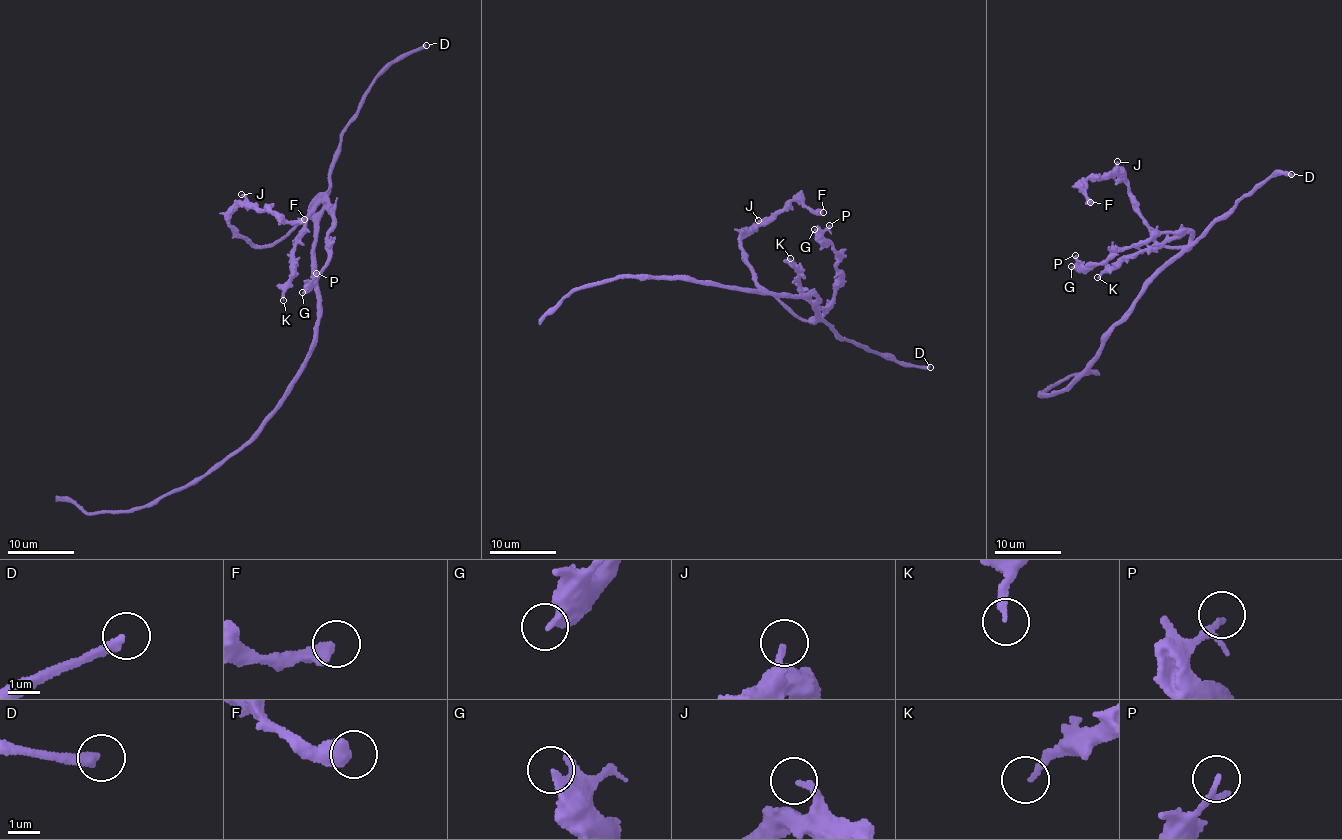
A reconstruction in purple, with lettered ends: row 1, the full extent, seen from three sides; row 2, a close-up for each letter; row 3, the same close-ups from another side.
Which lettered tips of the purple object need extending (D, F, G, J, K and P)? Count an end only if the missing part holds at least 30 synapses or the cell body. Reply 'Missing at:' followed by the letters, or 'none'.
Missing at: D

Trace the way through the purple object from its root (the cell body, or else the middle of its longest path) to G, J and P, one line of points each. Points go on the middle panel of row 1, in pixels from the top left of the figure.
G: (813, 295), (819, 299), (813, 321), (841, 279), (838, 251), (814, 229)
J: (813, 295), (818, 317), (805, 321), (762, 290), (740, 246), (758, 220)
P: (813, 295), (819, 299), (813, 321), (841, 279), (838, 251), (823, 238), (829, 225)

